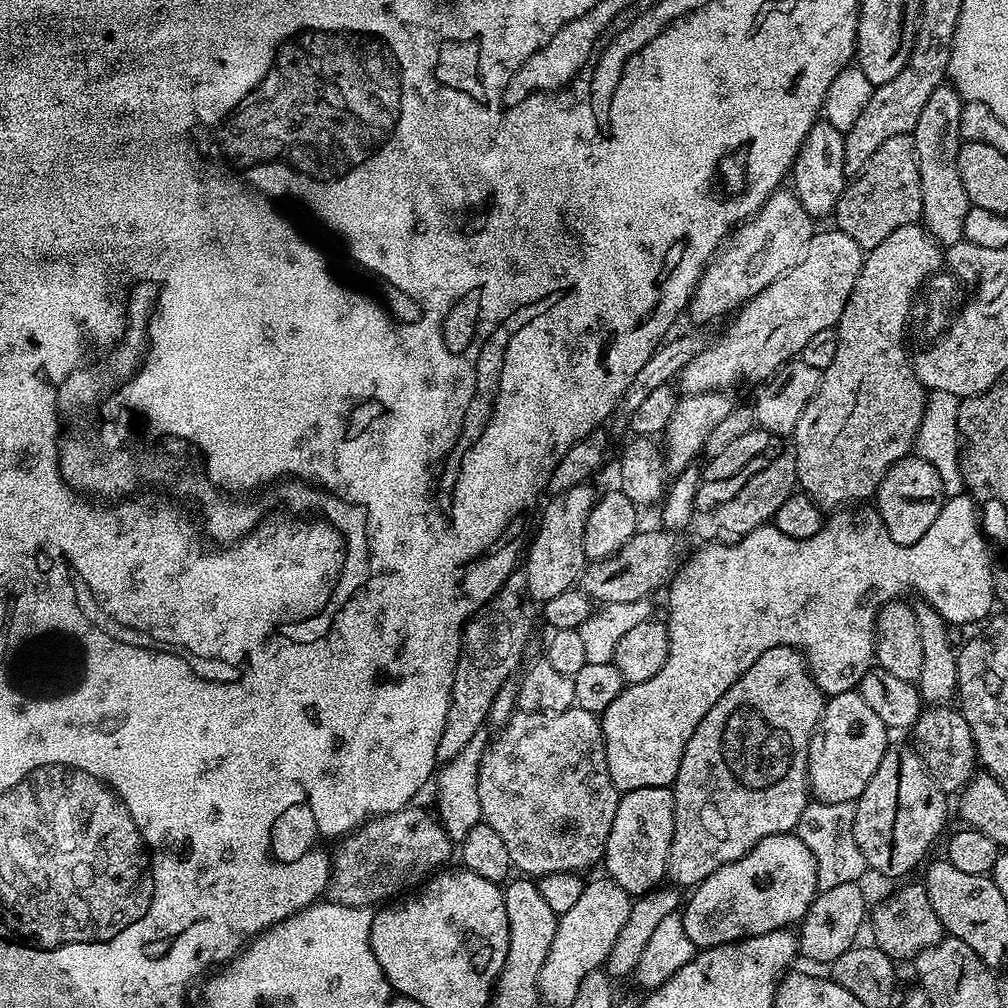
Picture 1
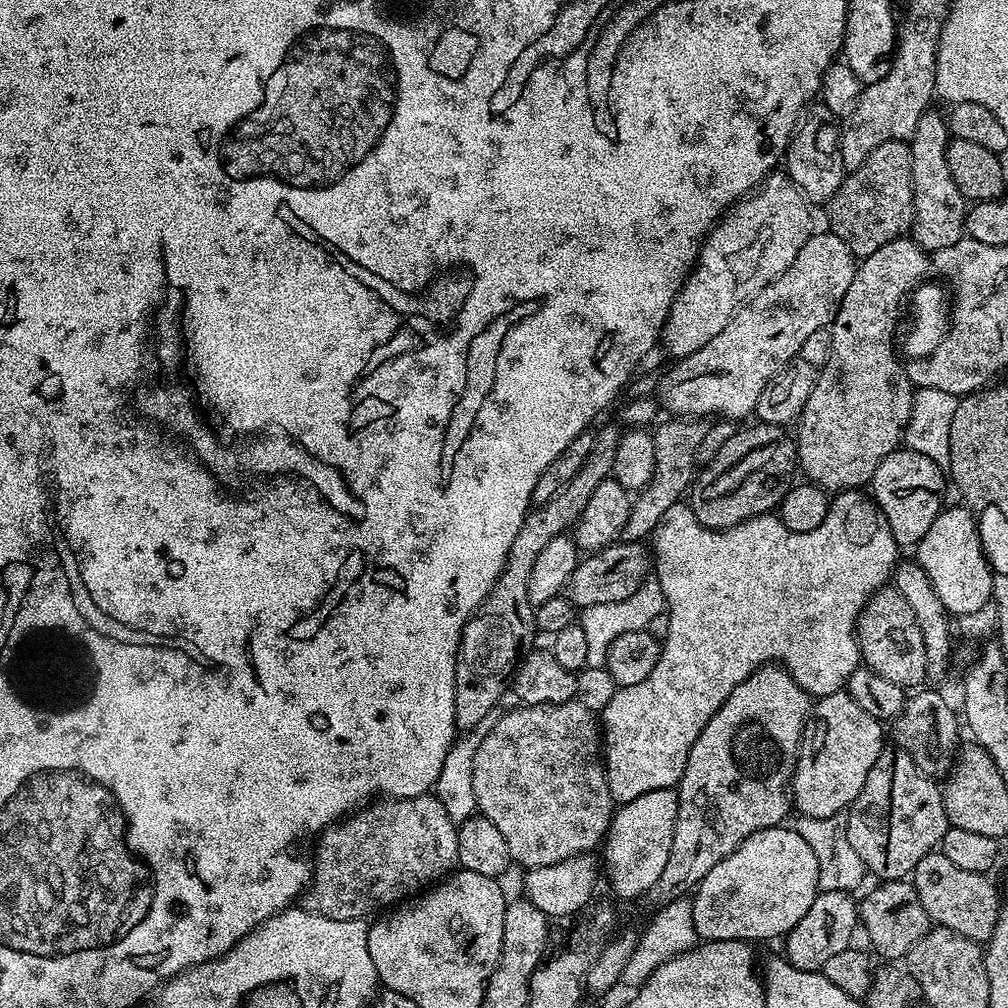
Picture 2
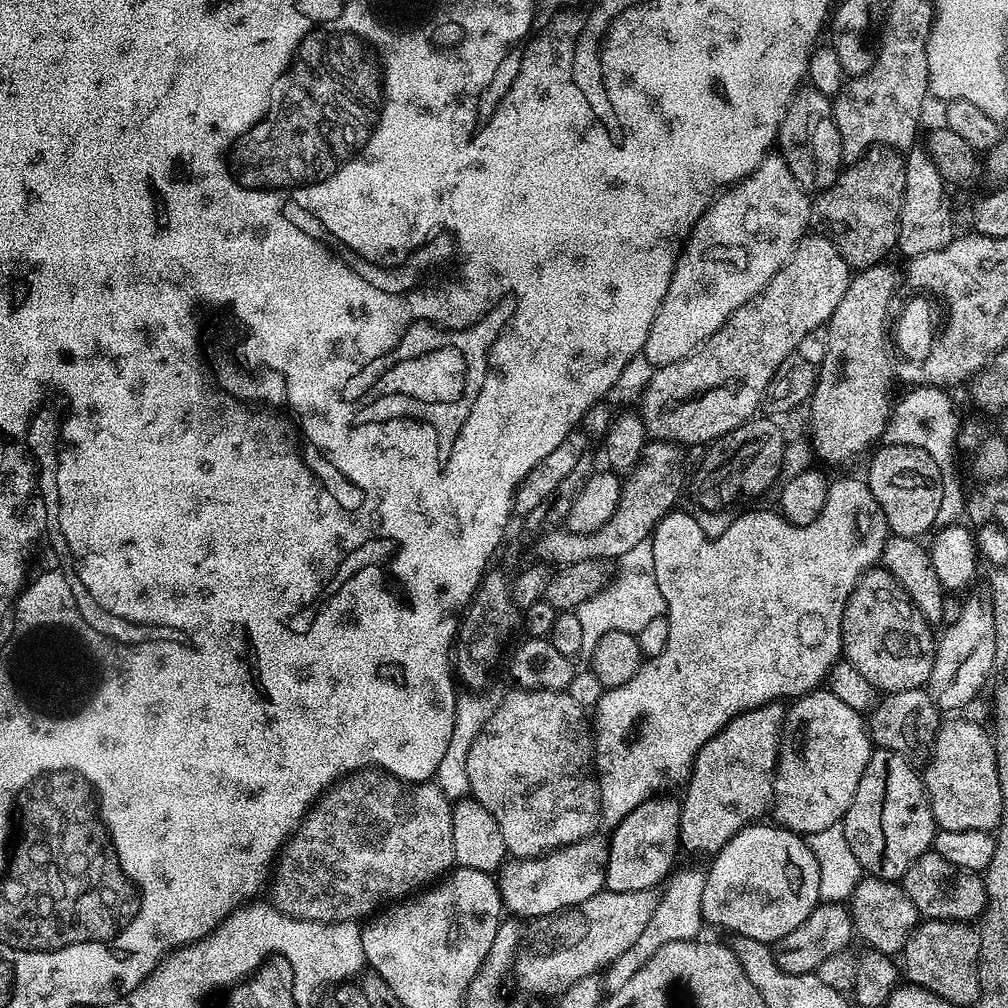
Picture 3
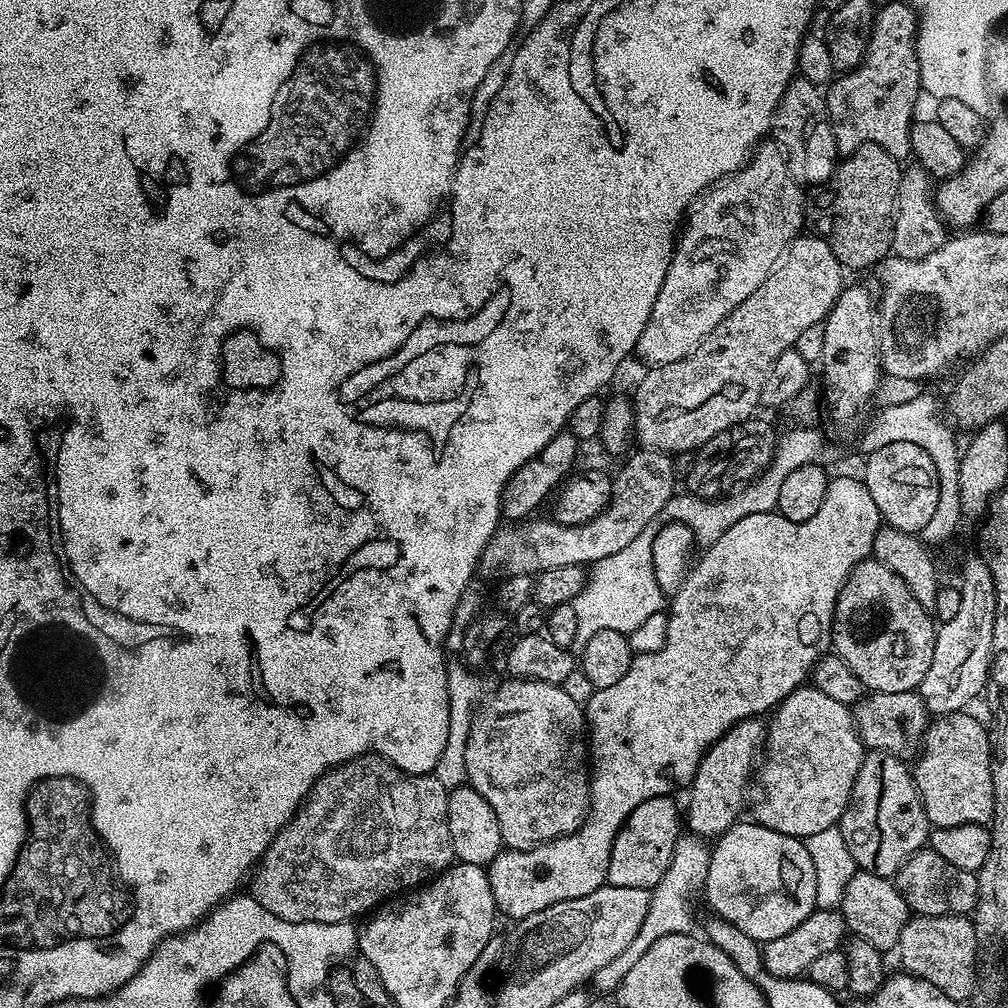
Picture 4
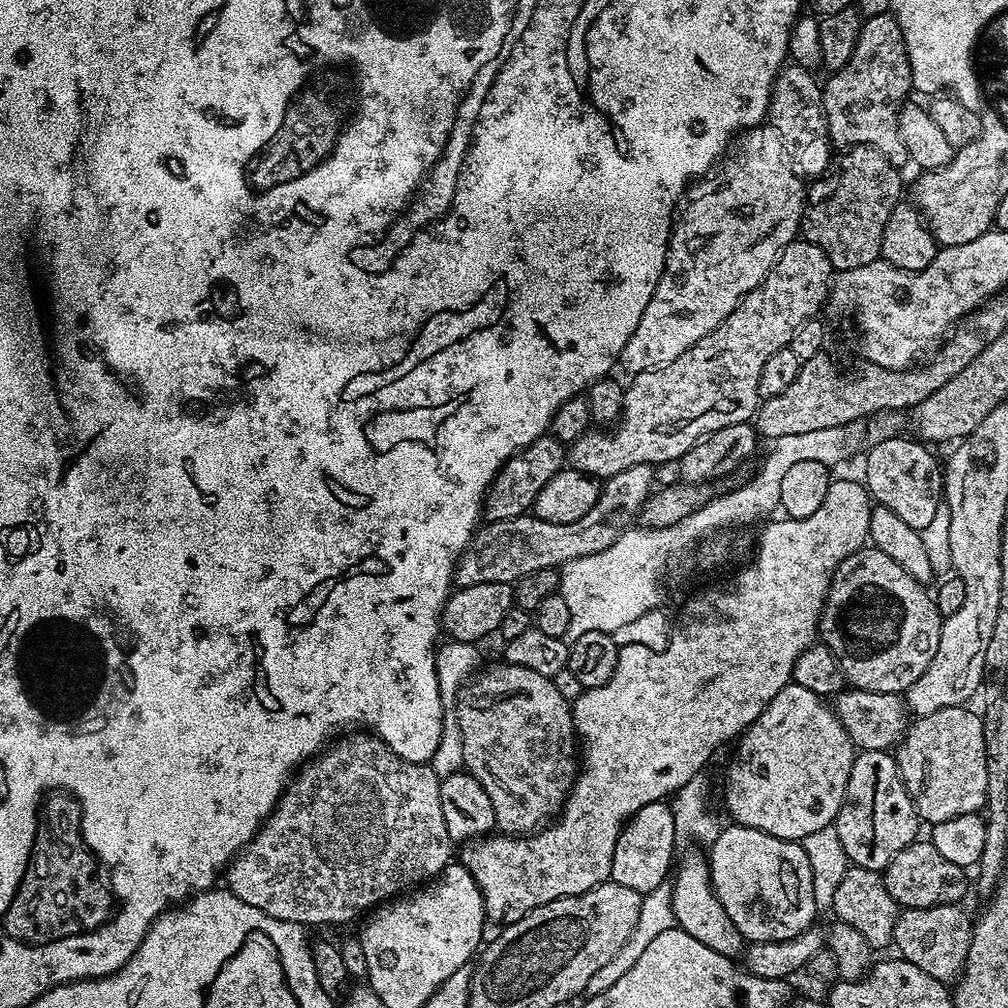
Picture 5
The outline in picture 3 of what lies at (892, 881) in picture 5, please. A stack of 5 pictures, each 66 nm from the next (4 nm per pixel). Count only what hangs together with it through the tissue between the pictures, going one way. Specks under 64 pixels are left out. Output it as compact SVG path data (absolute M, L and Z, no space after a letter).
M934 850L924 852L913 862L904 875L902 887L910 902L914 902L917 913L930 920L972 922L984 914L986 890L983 879L977 873L950 866L950 862Z

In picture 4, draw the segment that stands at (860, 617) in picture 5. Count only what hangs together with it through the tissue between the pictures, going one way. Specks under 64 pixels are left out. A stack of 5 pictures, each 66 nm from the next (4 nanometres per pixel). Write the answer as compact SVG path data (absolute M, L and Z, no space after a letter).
M869 558L854 566L838 594L831 651L858 674L868 692L914 692L930 670L937 631L937 621L910 594L906 582L890 566Z

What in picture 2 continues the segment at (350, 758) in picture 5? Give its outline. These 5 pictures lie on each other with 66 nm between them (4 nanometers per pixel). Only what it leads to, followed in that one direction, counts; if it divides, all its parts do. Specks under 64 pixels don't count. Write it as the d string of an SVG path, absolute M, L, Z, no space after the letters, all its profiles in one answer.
M434 794L411 796L405 800L380 798L361 807L319 833L320 841L319 836L315 841L316 860L314 856L311 861L312 883L302 893L303 908L326 918L364 920L401 903L449 875L459 865L457 827Z

